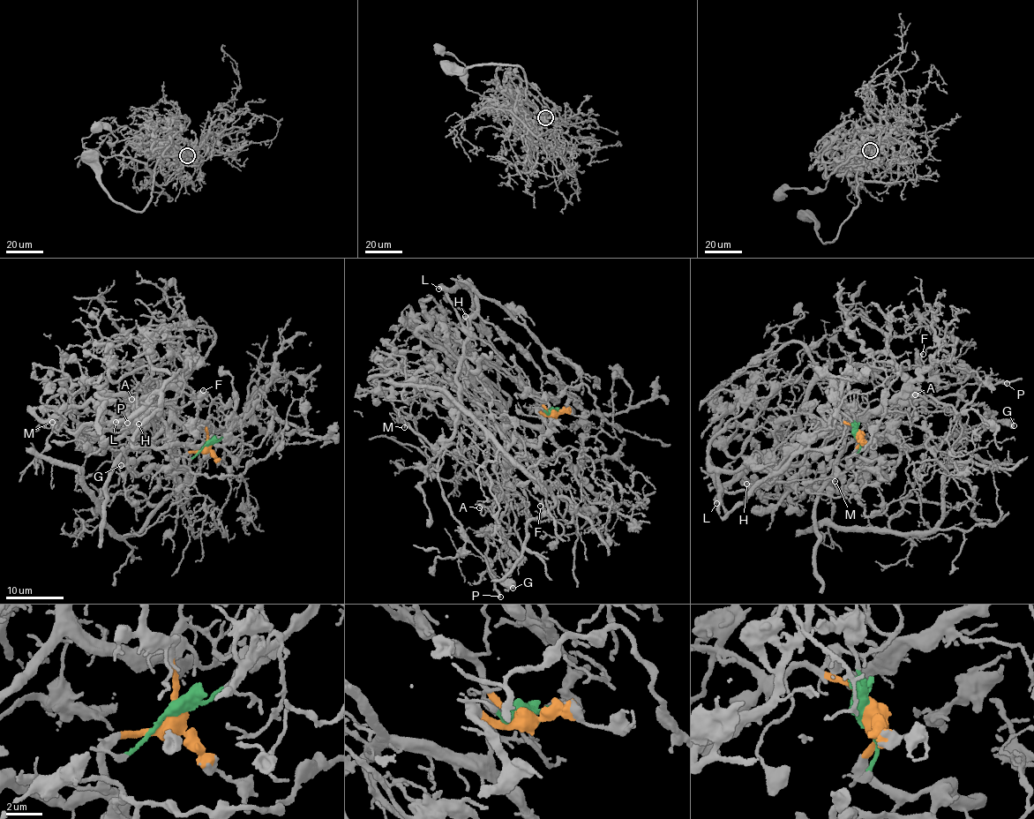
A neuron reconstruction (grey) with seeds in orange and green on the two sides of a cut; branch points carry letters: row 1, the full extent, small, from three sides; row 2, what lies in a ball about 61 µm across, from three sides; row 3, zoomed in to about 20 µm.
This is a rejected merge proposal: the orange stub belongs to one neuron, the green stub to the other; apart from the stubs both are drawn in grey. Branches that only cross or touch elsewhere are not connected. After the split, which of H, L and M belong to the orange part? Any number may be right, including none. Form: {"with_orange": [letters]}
{"with_orange": []}

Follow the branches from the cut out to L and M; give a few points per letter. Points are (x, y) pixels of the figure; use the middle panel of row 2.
L: (551, 411), (566, 408), (569, 397), (526, 327), (460, 281), (463, 289), (471, 285), (466, 281), (438, 288)
M: (551, 411), (568, 394), (538, 401), (539, 426), (481, 432), (459, 455), (404, 428)

